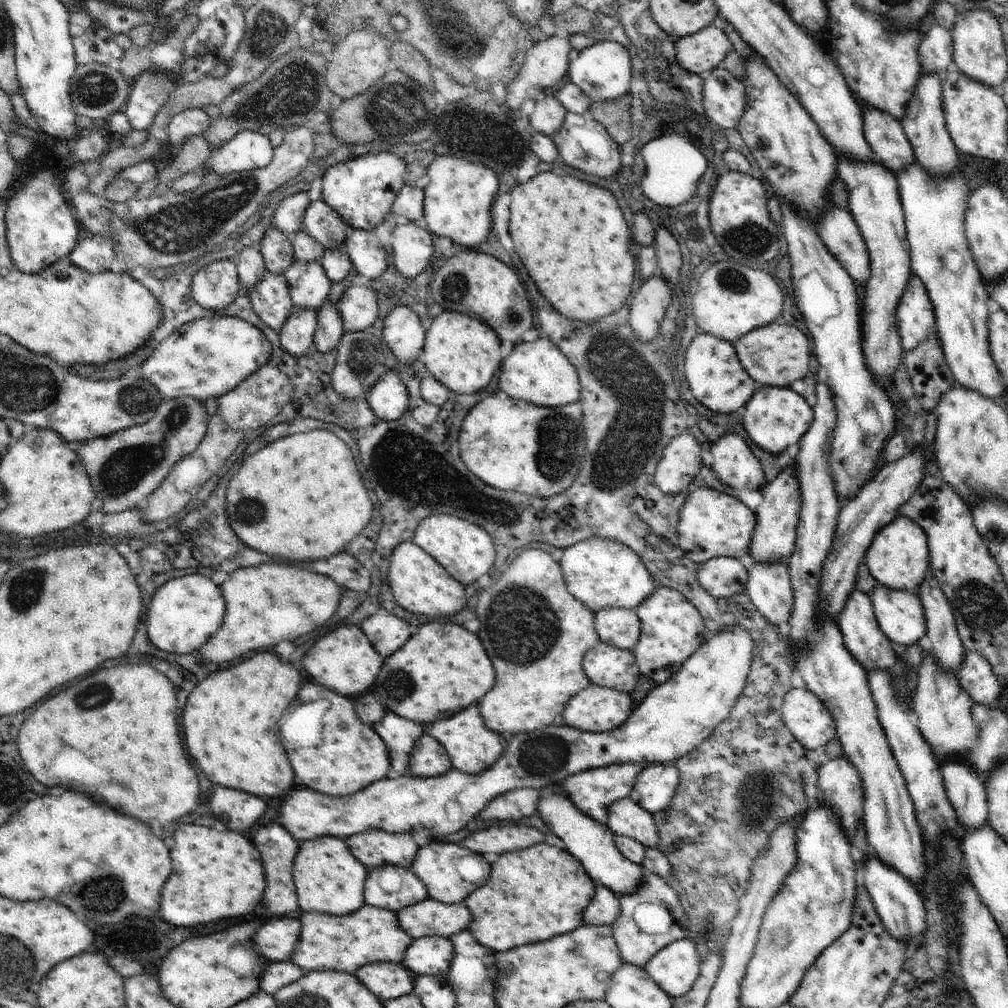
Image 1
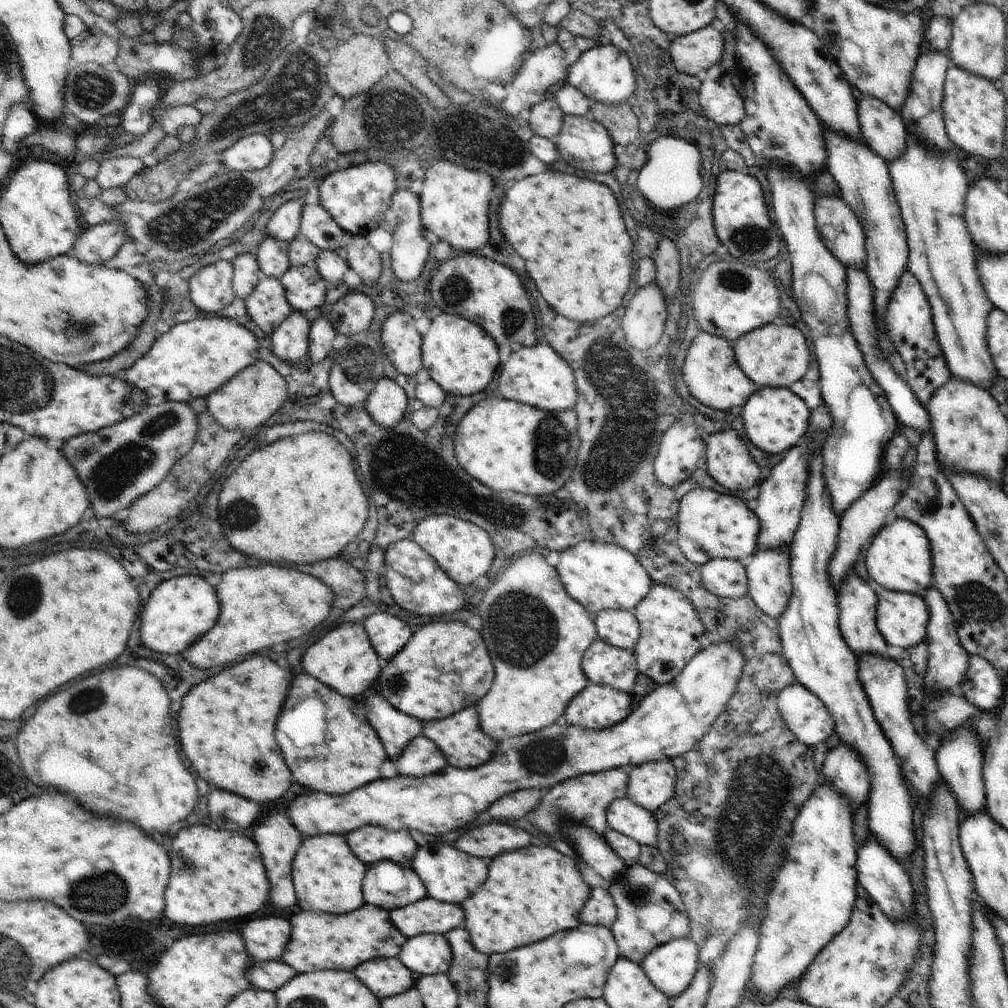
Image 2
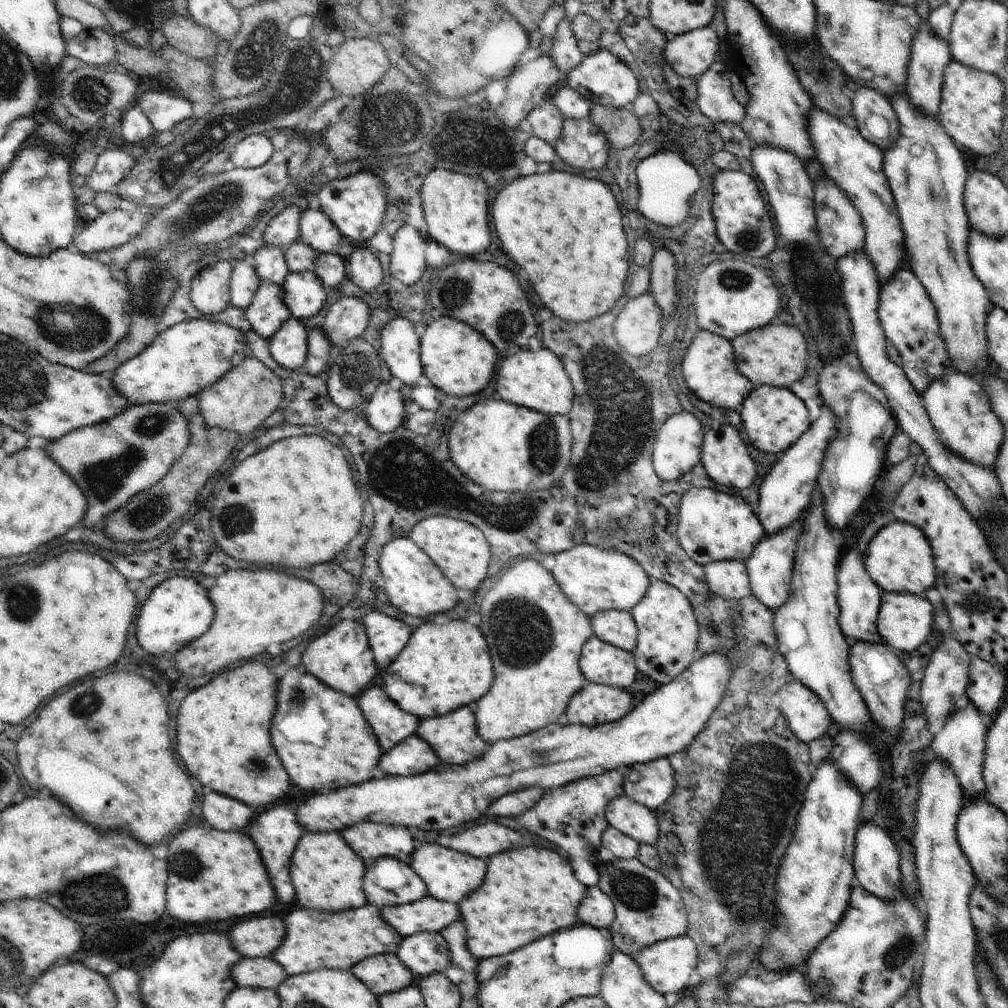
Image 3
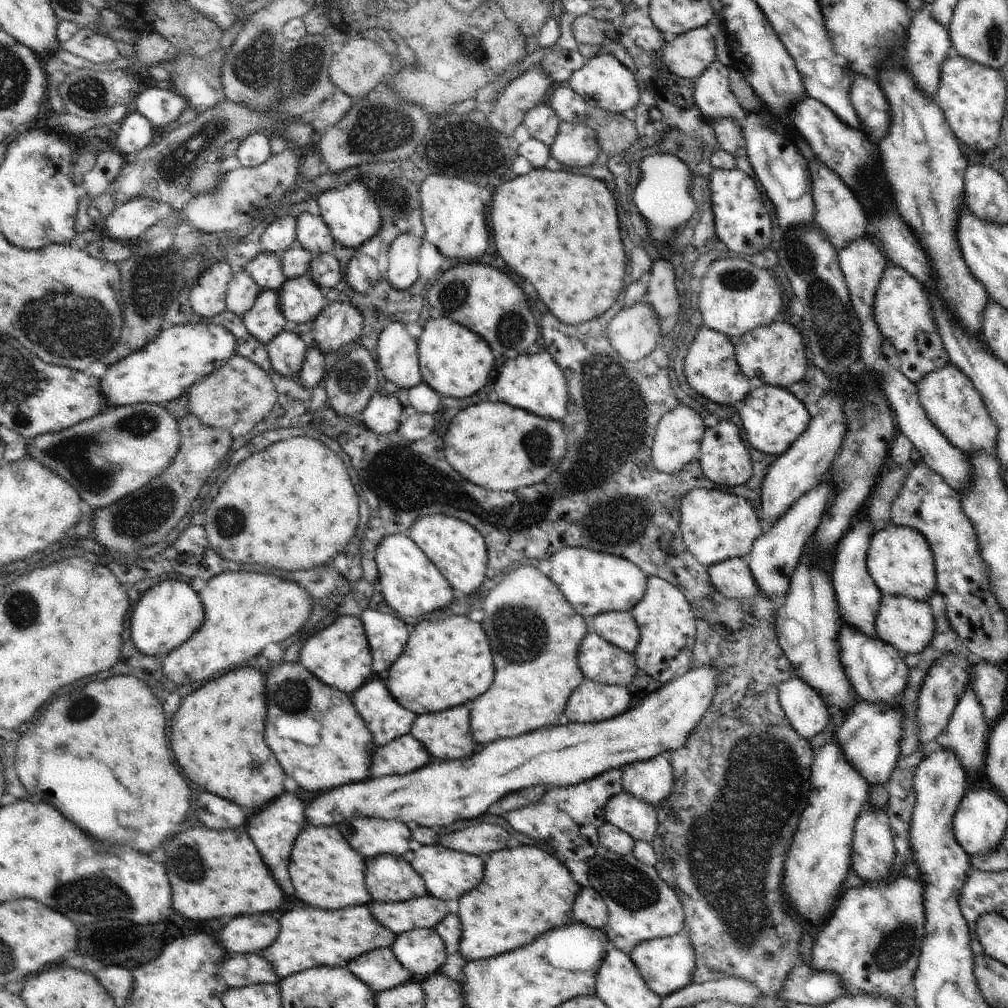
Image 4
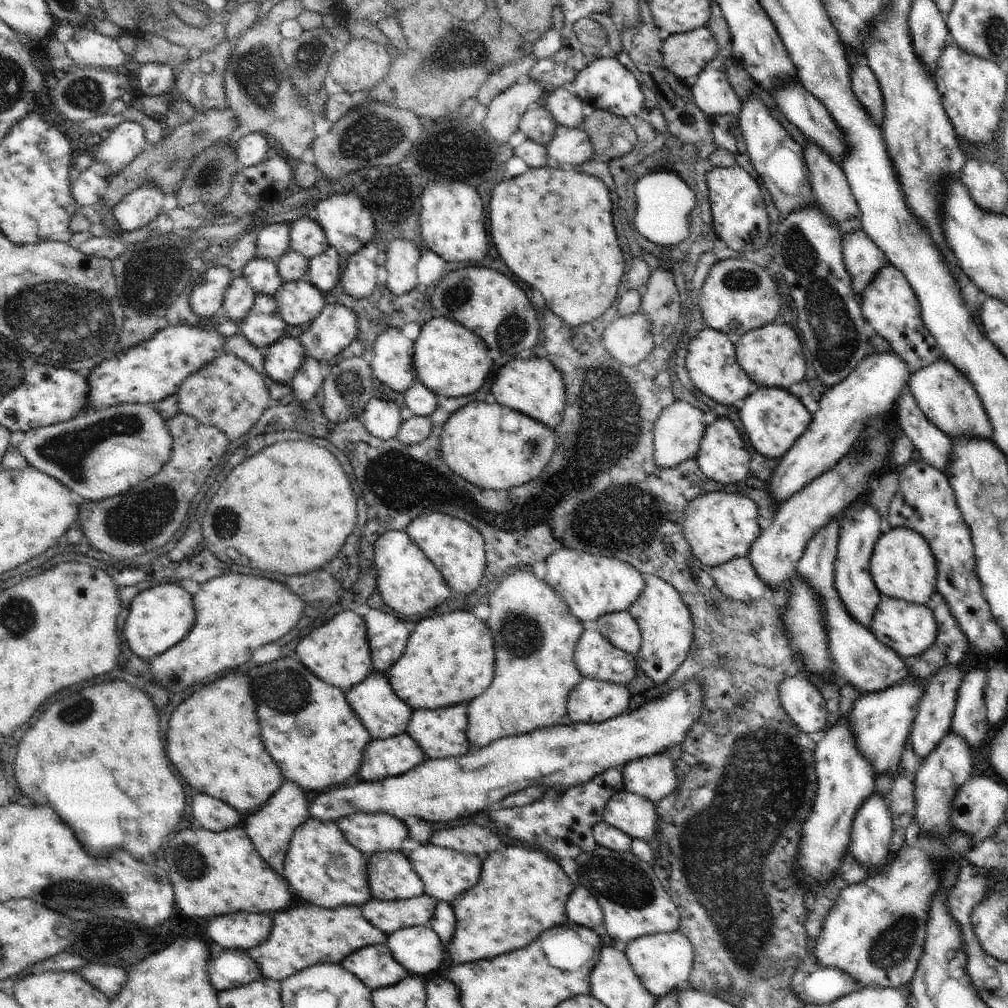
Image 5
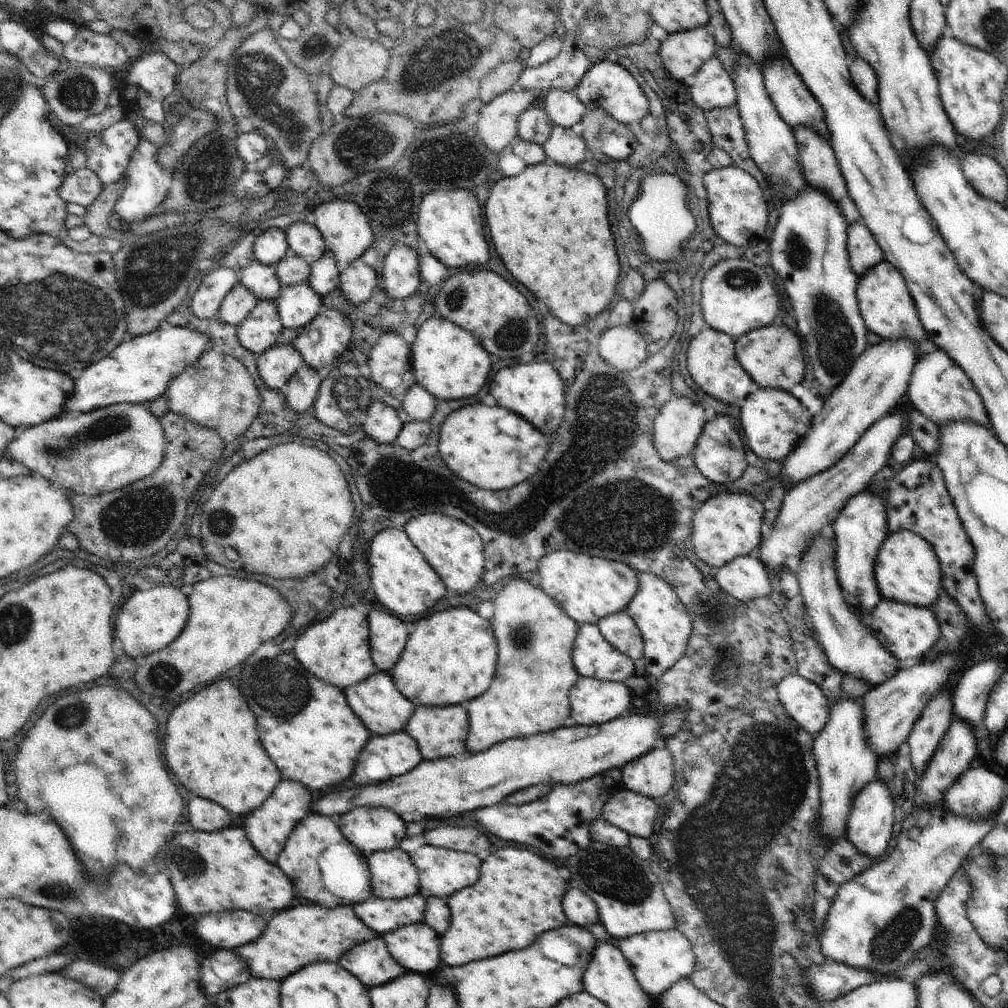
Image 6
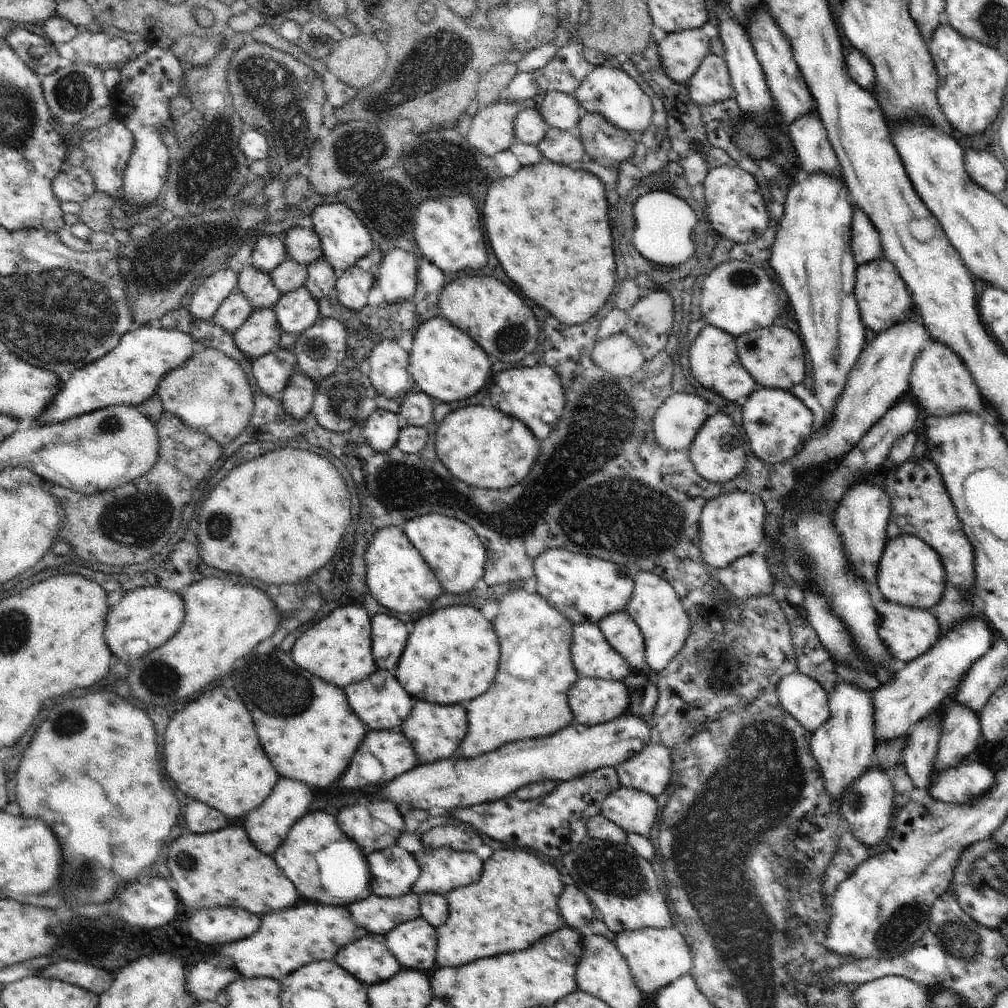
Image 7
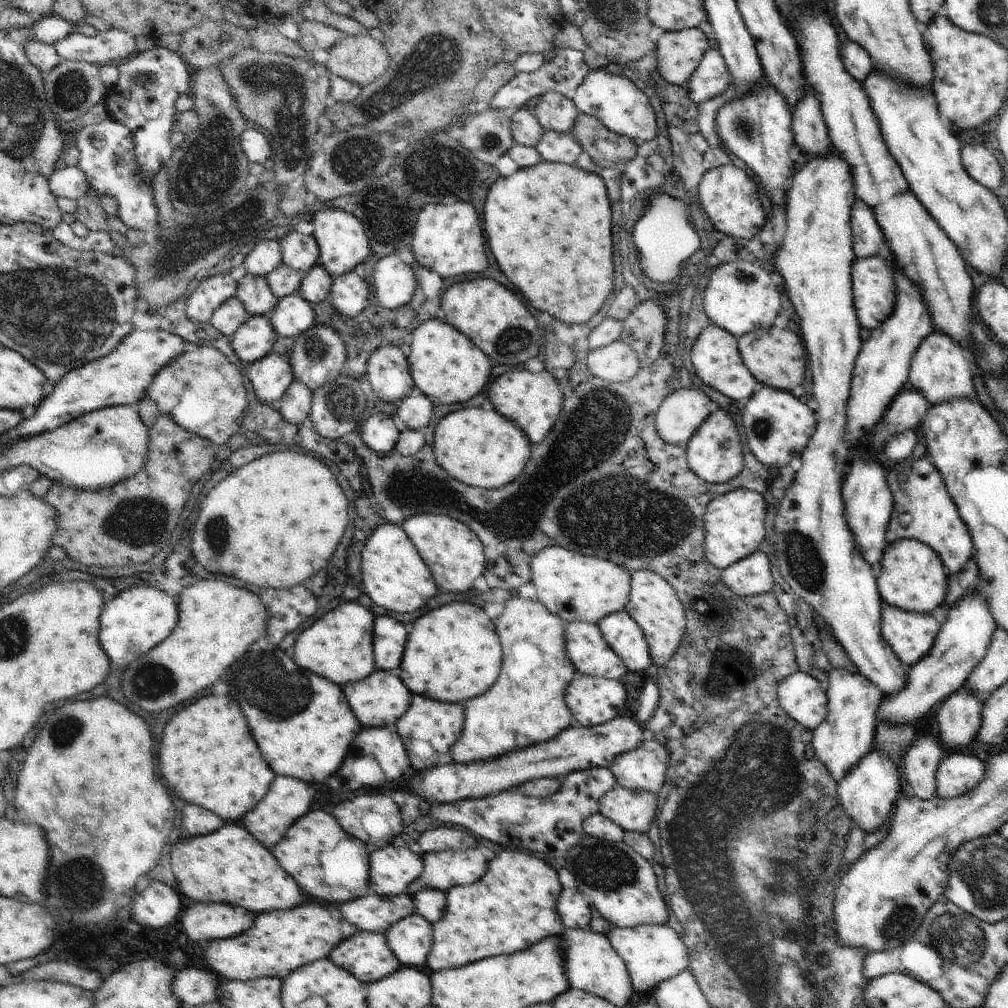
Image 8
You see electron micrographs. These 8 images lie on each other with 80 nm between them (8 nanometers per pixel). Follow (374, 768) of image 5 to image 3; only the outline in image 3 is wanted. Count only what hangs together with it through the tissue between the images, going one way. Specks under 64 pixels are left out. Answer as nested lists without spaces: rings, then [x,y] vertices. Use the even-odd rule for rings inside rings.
[[[415,733],[394,746],[388,754],[383,752],[378,767],[386,775],[419,776],[438,764],[440,760],[436,752]]]

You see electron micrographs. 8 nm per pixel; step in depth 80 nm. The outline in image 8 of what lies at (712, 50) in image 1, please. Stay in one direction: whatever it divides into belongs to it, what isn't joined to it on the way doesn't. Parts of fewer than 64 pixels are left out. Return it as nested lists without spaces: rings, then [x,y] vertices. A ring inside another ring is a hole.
[[[700,27],[665,31],[657,43],[656,70],[659,78],[674,86],[685,86],[710,49]]]

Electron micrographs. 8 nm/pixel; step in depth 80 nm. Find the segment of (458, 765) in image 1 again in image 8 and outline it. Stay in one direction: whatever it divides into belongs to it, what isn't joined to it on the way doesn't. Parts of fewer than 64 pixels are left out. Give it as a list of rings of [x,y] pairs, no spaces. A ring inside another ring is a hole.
[[[413,694],[410,708],[396,722],[393,729],[400,736],[404,748],[408,750],[412,768],[422,770],[426,766],[426,762],[432,760],[430,766],[434,766],[436,760],[450,750],[450,746],[458,740],[458,736],[462,735],[464,722],[465,711],[463,704],[431,700],[426,696],[422,697],[420,694]]]

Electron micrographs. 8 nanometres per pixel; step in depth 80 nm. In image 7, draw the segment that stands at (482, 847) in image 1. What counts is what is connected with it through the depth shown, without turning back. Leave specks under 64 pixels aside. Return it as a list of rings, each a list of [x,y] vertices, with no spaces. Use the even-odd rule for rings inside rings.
[[[438,826],[423,834],[421,840],[427,850],[446,848],[452,851],[475,853],[477,848],[484,845],[478,834],[472,828],[462,830],[462,828],[454,828],[454,826]]]

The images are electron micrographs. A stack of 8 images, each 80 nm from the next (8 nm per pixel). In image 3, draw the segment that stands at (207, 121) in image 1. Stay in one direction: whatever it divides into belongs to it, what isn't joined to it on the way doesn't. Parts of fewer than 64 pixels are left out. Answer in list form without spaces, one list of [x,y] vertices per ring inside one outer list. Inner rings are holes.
[[[164,91],[144,92],[136,102],[150,120],[156,133],[170,131],[185,118],[194,116],[190,101],[175,94],[171,96]]]

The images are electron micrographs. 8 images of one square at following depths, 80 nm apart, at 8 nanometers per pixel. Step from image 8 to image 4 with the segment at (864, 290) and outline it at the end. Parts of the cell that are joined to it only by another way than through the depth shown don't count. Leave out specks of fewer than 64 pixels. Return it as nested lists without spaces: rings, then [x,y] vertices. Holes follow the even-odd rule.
[[[894,266],[883,272],[883,278],[875,294],[874,316],[882,334],[898,350],[899,369],[915,385],[927,374],[950,364],[944,343],[938,336],[930,299],[925,286],[907,270]]]

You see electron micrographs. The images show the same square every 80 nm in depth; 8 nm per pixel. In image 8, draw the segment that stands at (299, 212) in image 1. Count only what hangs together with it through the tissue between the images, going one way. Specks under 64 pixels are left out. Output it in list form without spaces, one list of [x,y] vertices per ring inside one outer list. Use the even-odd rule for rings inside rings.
[[[262,240],[244,258],[245,274],[266,277],[282,263],[282,250],[279,241]]]

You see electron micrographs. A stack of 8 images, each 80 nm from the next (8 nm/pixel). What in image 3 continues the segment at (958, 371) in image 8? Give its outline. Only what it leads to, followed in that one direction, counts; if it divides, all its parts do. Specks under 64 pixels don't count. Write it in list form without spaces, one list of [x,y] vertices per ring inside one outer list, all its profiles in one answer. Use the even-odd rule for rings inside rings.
[[[950,365],[947,373],[935,380],[922,398],[939,442],[949,452],[982,468],[994,468],[1004,442],[1004,426],[992,410],[990,398],[976,377],[958,372]]]

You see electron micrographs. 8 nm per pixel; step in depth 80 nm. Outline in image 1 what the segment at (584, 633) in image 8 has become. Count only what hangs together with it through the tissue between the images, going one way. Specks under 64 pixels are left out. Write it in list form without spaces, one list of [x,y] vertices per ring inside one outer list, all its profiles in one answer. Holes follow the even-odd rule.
[[[600,640],[586,652],[582,666],[592,685],[616,689],[629,695],[640,674],[631,650]]]

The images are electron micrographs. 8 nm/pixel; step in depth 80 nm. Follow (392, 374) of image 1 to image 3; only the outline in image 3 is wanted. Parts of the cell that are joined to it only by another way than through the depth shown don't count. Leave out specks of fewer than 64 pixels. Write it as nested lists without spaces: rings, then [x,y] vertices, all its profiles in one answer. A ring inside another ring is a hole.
[[[382,383],[363,409],[368,424],[382,433],[393,432],[405,420],[405,399],[402,392]]]

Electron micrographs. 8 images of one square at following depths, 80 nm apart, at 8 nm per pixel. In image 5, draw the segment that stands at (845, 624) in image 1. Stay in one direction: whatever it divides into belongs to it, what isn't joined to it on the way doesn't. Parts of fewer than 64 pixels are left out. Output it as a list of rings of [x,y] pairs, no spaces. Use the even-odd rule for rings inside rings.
[[[854,504],[846,510],[840,530],[838,554],[834,569],[834,588],[840,594],[839,598],[846,606],[848,614],[857,620],[863,627],[871,630],[873,616],[881,601],[882,593],[876,588],[870,572],[870,557],[874,550],[874,543],[885,531],[886,525],[881,520],[877,509],[868,504]],[[838,580],[838,586],[836,586]]]

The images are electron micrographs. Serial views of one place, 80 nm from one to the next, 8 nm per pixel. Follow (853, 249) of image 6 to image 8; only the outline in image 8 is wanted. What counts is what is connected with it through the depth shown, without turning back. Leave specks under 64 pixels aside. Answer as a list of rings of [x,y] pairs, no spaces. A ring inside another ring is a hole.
[[[856,200],[852,206],[852,234],[856,258],[874,256],[884,244],[884,236],[872,216],[872,210],[860,200]]]

